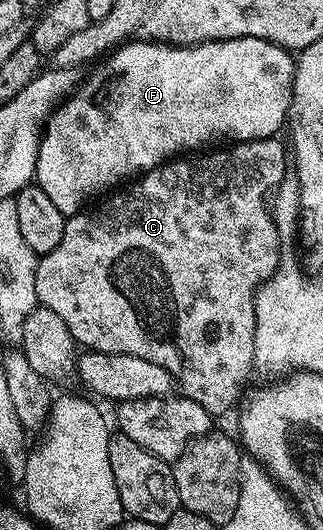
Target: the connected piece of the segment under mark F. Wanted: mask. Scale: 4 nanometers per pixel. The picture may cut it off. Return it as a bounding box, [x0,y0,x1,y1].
[34,37,295,215]

